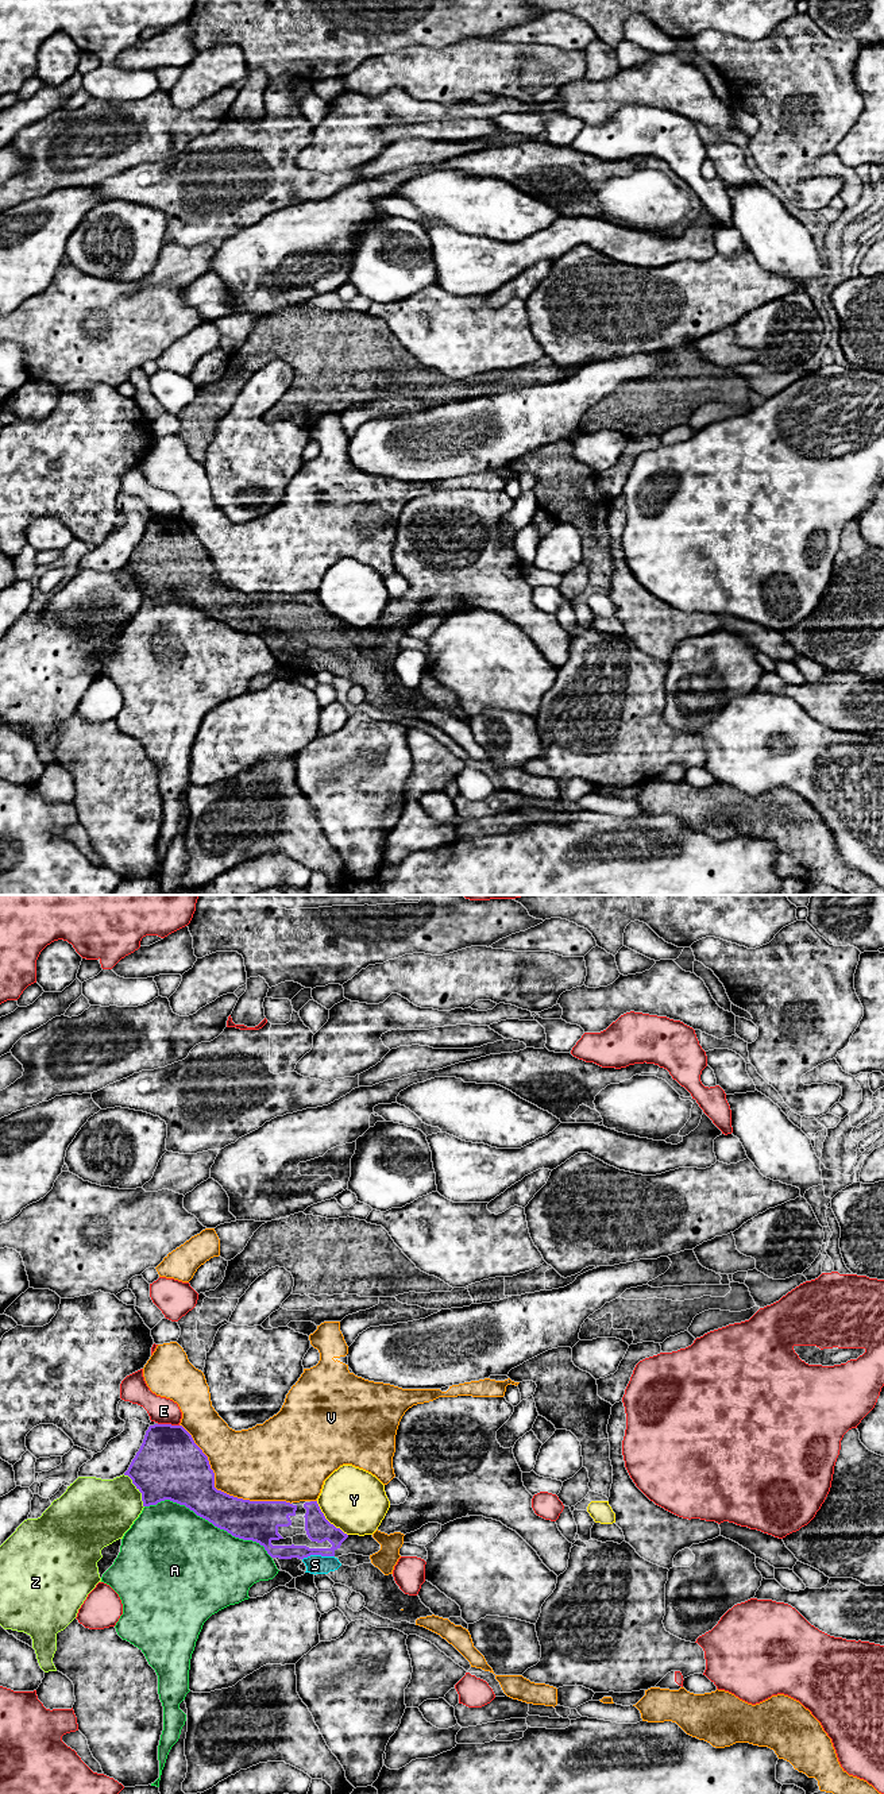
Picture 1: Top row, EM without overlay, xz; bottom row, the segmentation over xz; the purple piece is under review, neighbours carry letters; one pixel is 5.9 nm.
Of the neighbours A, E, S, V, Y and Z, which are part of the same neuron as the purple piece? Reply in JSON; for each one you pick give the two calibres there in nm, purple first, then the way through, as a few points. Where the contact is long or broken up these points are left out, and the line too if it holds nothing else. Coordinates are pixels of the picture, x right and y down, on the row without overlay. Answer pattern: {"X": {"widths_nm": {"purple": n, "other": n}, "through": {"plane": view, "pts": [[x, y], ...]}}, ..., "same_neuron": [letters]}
{"S": {"widths_nm": {"purple": 150, "other": 110}, "through": {"plane": "xz", "pts": [[317, 620], [334, 633], [317, 647], [315, 658]]}}, "same_neuron": ["S"]}

